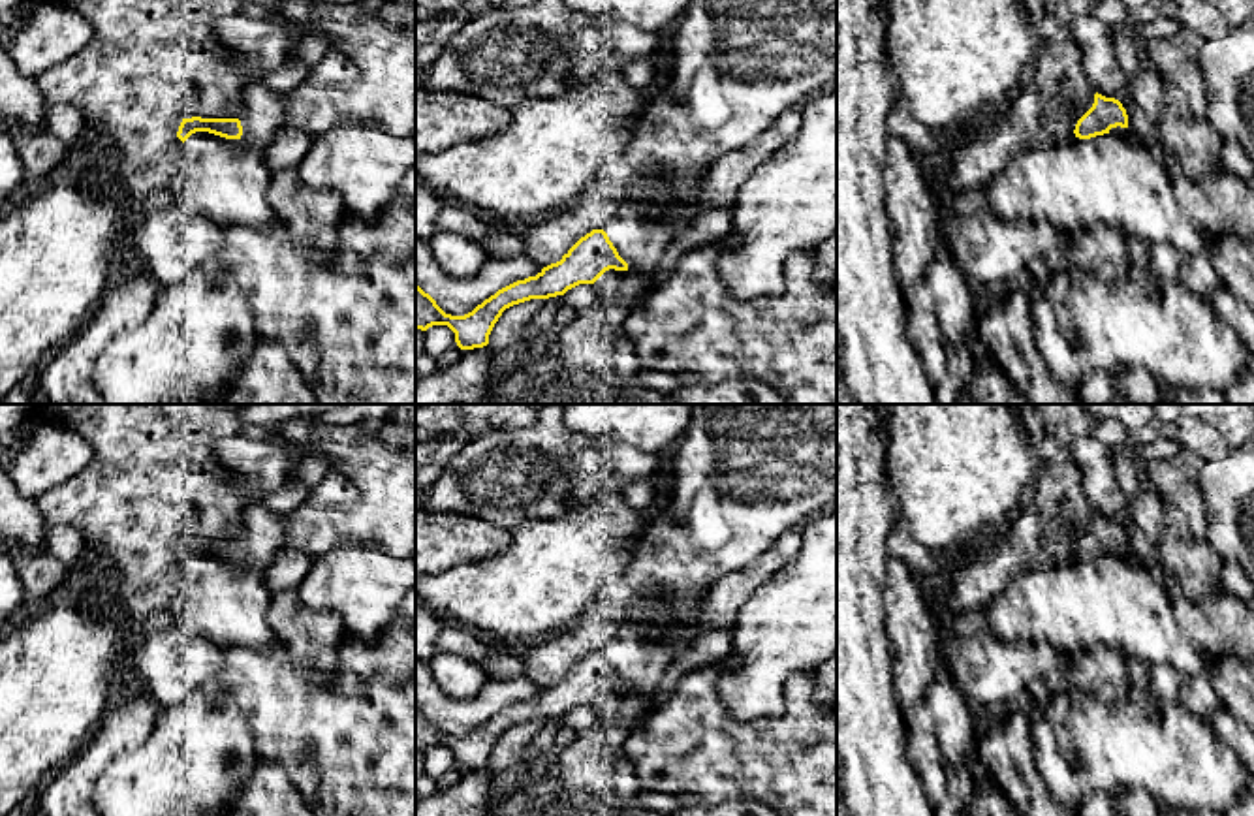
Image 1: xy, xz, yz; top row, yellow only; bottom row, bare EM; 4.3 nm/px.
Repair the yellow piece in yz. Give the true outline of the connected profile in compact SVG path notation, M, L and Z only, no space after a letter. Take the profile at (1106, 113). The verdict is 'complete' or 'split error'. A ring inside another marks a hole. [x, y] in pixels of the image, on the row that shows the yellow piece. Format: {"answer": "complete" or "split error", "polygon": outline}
{"answer": "complete", "polygon": "M1096 92L1092 107L1077 120L1074 133L1079 139L1090 139L1117 126L1128 128L1126 109L1119 100Z"}

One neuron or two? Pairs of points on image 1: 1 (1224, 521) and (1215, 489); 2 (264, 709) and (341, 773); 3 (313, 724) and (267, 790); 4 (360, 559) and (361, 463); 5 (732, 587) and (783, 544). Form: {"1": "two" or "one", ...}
{"1": "one", "2": "one", "3": "two", "4": "two", "5": "one"}

